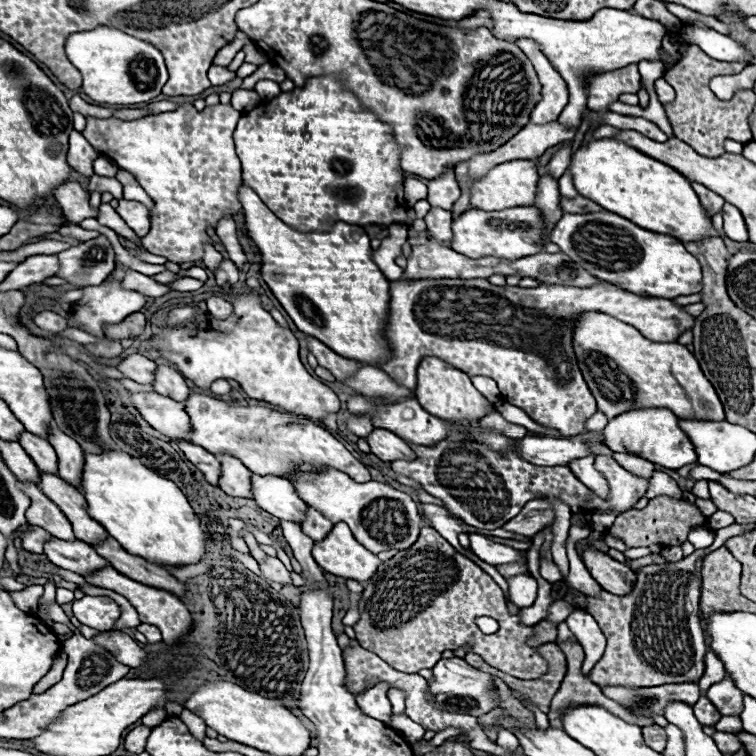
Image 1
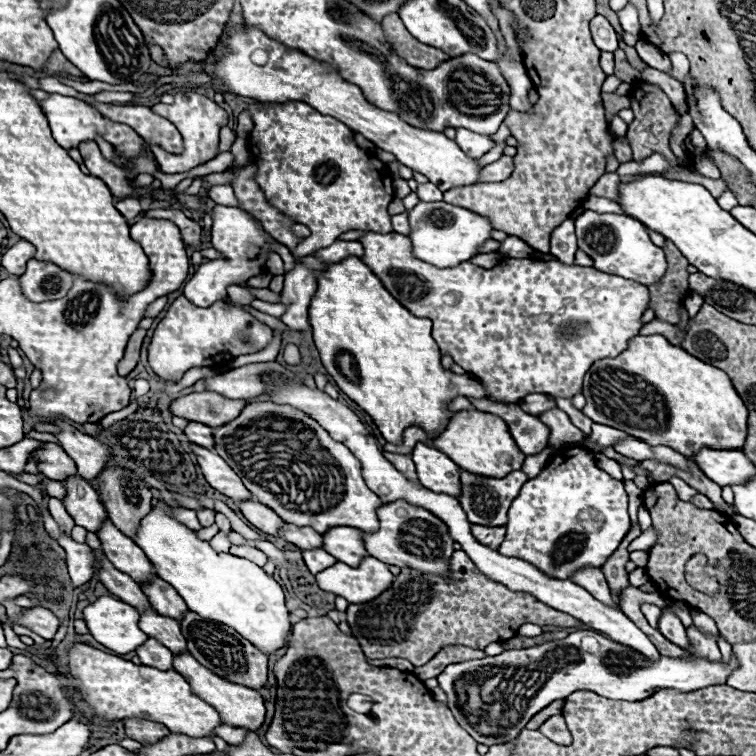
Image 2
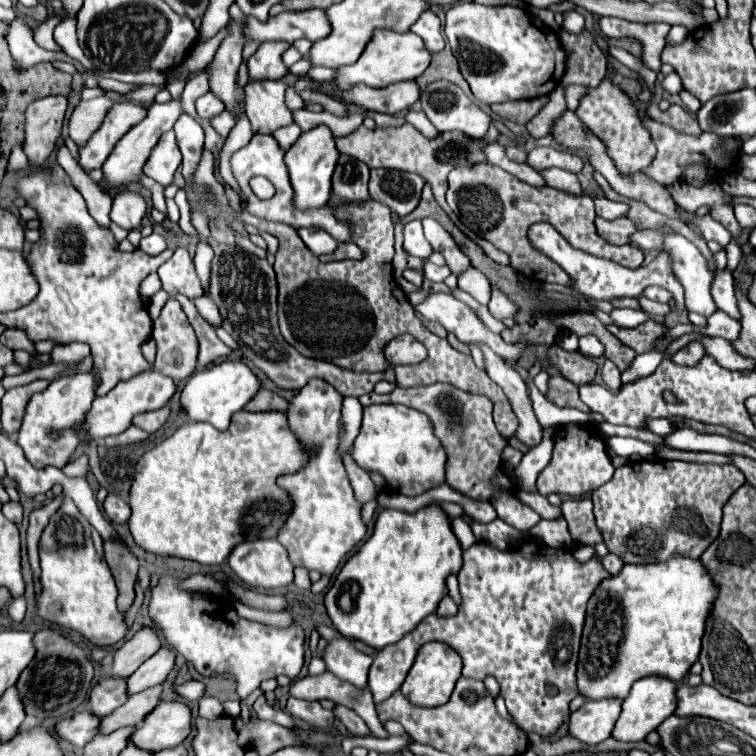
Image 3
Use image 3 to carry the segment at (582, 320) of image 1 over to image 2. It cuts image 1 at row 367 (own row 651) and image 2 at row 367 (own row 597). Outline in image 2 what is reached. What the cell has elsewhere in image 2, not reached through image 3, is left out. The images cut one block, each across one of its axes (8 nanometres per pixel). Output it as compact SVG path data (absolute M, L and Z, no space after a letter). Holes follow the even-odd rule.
M662 334L636 336L620 356L596 360L584 378L584 396L586 404L582 412L594 422L620 428L630 436L648 440L648 444L668 444L688 458L702 448L736 450L746 442L748 410L732 386L732 380L720 368L704 364L682 348L672 346Z

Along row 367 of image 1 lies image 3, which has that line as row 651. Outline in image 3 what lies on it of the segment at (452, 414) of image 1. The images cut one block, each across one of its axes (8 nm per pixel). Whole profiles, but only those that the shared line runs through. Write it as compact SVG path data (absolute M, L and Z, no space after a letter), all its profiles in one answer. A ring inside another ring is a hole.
M428 642L420 648L416 662L412 664L404 684L400 686L400 692L414 706L424 706L424 708L442 706L450 700L452 688L458 678L460 678L460 656L456 656L456 652L452 652L448 646L444 646L440 642Z

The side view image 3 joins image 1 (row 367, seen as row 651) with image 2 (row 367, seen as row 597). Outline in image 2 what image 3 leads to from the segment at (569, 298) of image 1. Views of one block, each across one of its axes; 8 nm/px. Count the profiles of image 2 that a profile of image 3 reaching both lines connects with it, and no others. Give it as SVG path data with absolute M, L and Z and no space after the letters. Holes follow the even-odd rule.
M364 232L358 242L364 246L362 262L404 308L434 322L432 334L442 354L450 354L458 366L470 372L484 386L486 398L492 402L516 404L528 394L572 398L582 390L584 374L596 360L618 356L628 348L628 340L638 336L642 328L640 316L648 306L646 286L598 272L596 268L566 266L558 260L502 260L490 270L470 262L456 268L436 268L414 258L408 236Z

